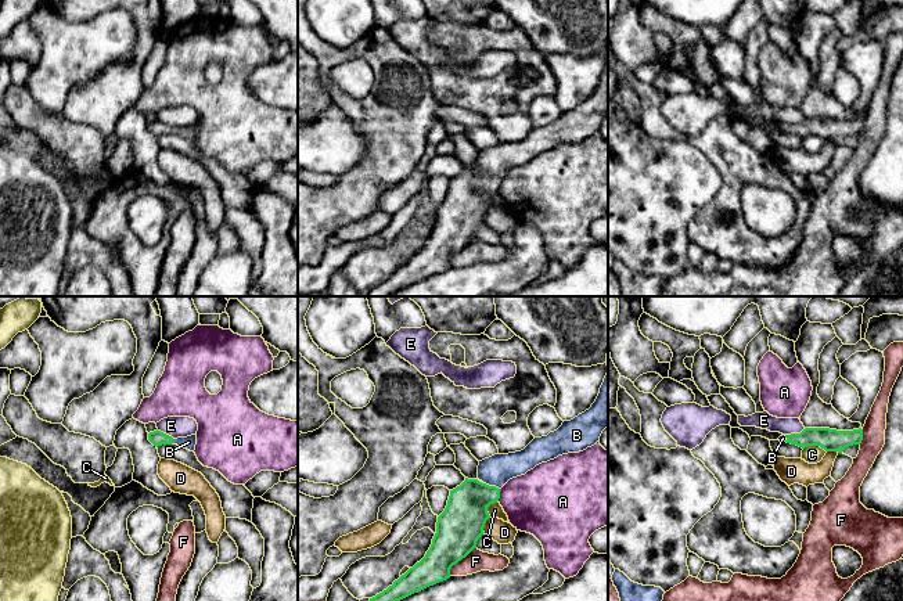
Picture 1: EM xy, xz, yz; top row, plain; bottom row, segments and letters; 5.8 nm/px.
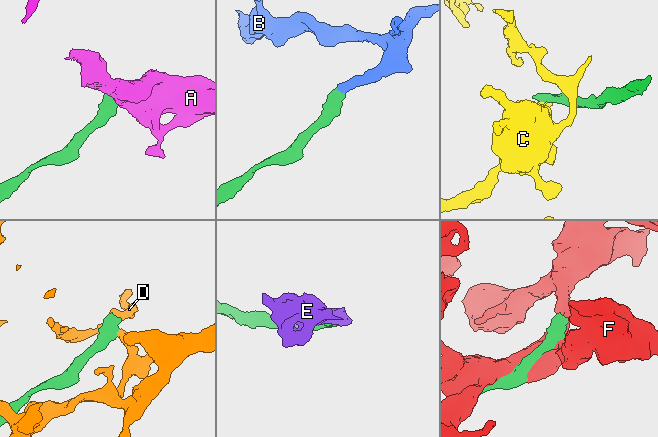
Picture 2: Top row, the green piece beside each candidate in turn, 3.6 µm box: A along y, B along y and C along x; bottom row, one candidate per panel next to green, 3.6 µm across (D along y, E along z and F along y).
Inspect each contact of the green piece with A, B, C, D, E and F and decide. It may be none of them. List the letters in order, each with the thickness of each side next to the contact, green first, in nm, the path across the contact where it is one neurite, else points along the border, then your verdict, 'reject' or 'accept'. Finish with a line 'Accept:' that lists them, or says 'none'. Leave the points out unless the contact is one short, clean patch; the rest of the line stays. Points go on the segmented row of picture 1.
A: 260/380 nm | along xz (500, 489), (497, 500) | reject
B: 260/180 nm | across xz (466, 514), (492, 486), (497, 470) | accept
C: 130/110 nm | along yz (803, 447), (820, 446), (826, 452) | reject
D: 260/130 nm | along xz (489, 517), (484, 532) | reject
E: 130/100 nm | along yz (805, 428), (785, 435) | reject
F: 260/120 nm | reject
Accept: B

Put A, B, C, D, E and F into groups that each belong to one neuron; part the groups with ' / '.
A / B / C / D / E / F

